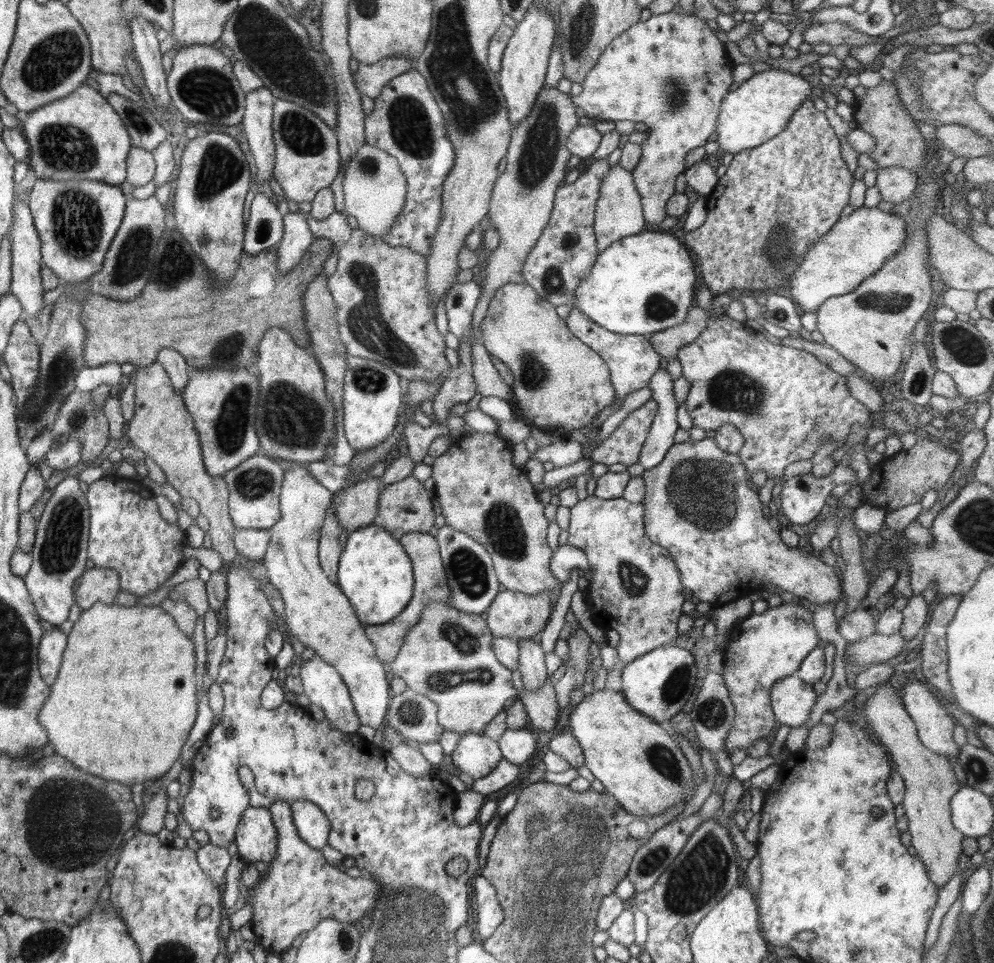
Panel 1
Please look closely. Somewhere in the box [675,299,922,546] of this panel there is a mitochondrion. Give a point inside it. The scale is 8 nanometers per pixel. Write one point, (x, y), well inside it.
(739, 392)

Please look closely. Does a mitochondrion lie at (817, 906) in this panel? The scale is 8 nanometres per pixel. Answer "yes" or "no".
no

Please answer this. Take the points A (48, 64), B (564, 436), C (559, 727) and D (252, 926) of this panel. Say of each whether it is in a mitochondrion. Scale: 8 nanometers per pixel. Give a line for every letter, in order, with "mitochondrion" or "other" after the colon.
A: mitochondrion
B: other
C: other
D: other

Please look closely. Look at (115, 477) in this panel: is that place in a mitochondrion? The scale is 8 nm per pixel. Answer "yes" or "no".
no

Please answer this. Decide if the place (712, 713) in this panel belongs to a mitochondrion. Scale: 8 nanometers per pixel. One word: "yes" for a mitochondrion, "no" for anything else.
yes

